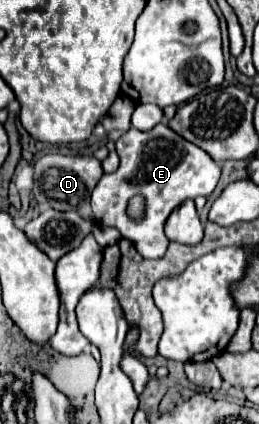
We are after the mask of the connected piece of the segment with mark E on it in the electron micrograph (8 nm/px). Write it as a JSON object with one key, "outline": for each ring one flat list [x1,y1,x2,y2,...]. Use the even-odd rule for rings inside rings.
{"outline":[[159,124,147,132,141,132,137,128,131,128,129,132,125,132,119,140,117,140,117,154,121,158,121,164,117,168,117,172,113,174,105,174,99,184,95,186,93,194,91,194,91,208,93,208,93,218,101,224,107,226,115,226,123,238,129,238,135,244,137,251,147,259,161,259,167,252,167,236,163,234,163,224,167,220,167,216,187,198,195,200,197,196,209,196,215,186,217,180,221,176,221,168,217,166,217,162,199,146,191,144,189,140,181,138,179,134,175,134,167,124],[135,194,141,194,147,200,147,216,143,222,133,222,127,218,125,214,125,206,127,200,133,198]]}

